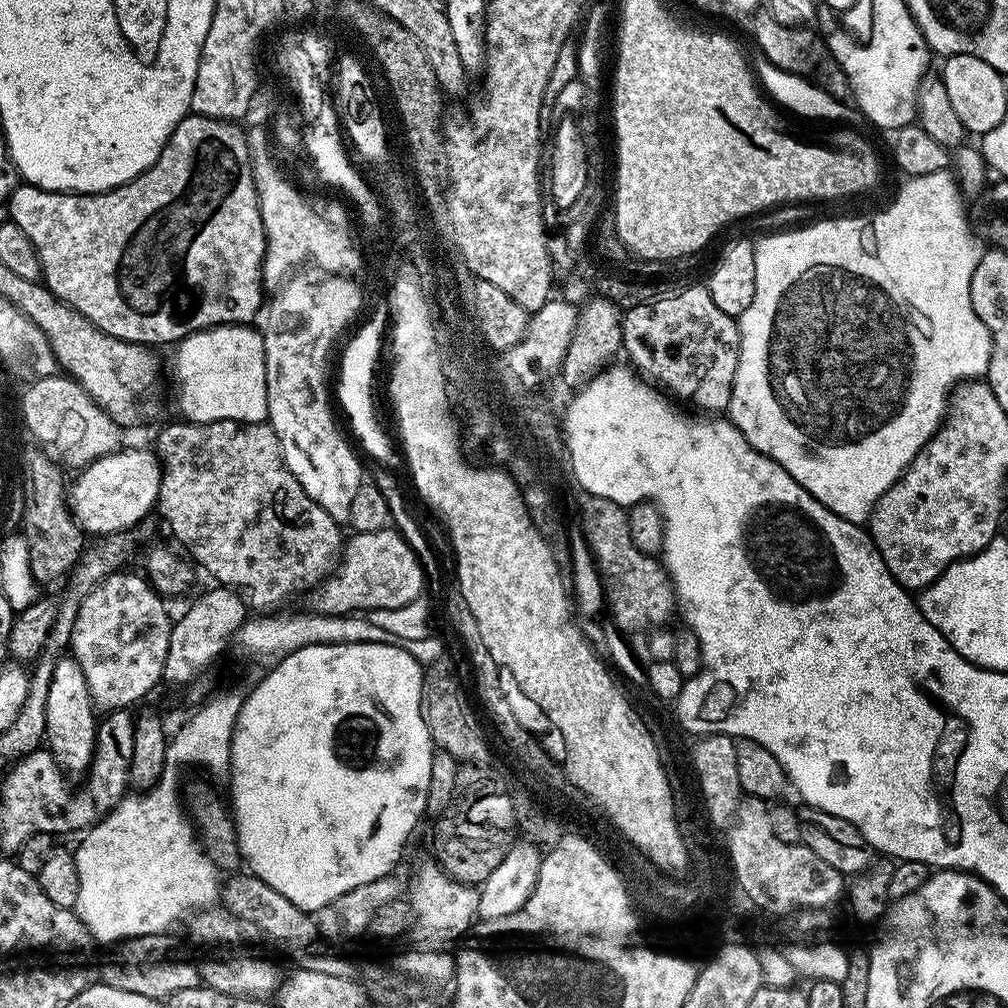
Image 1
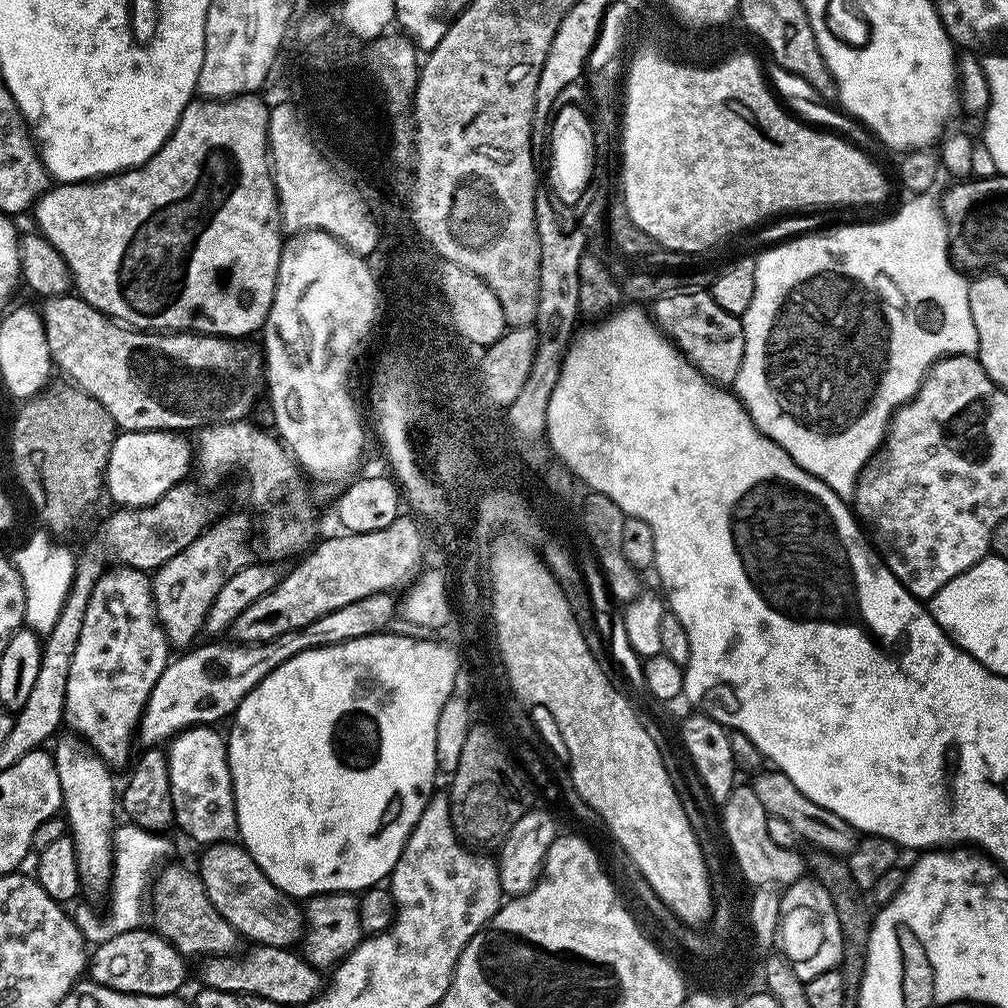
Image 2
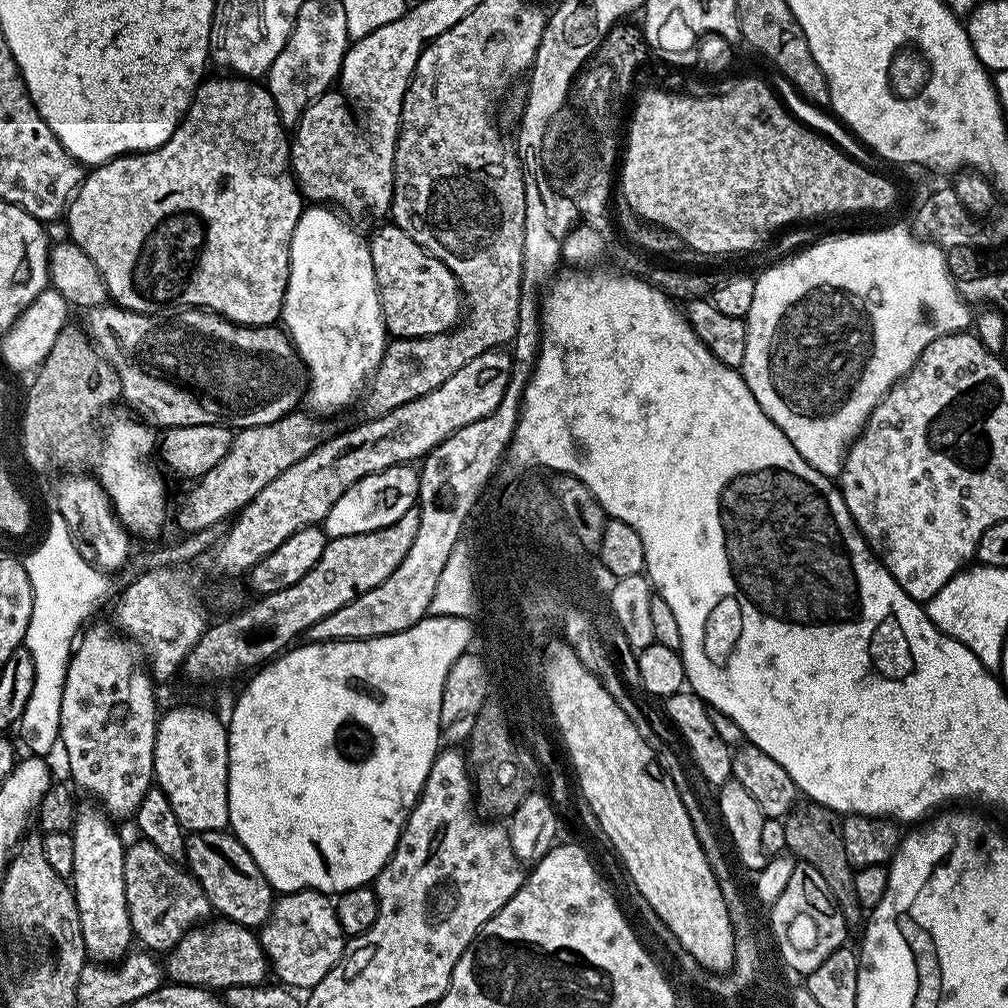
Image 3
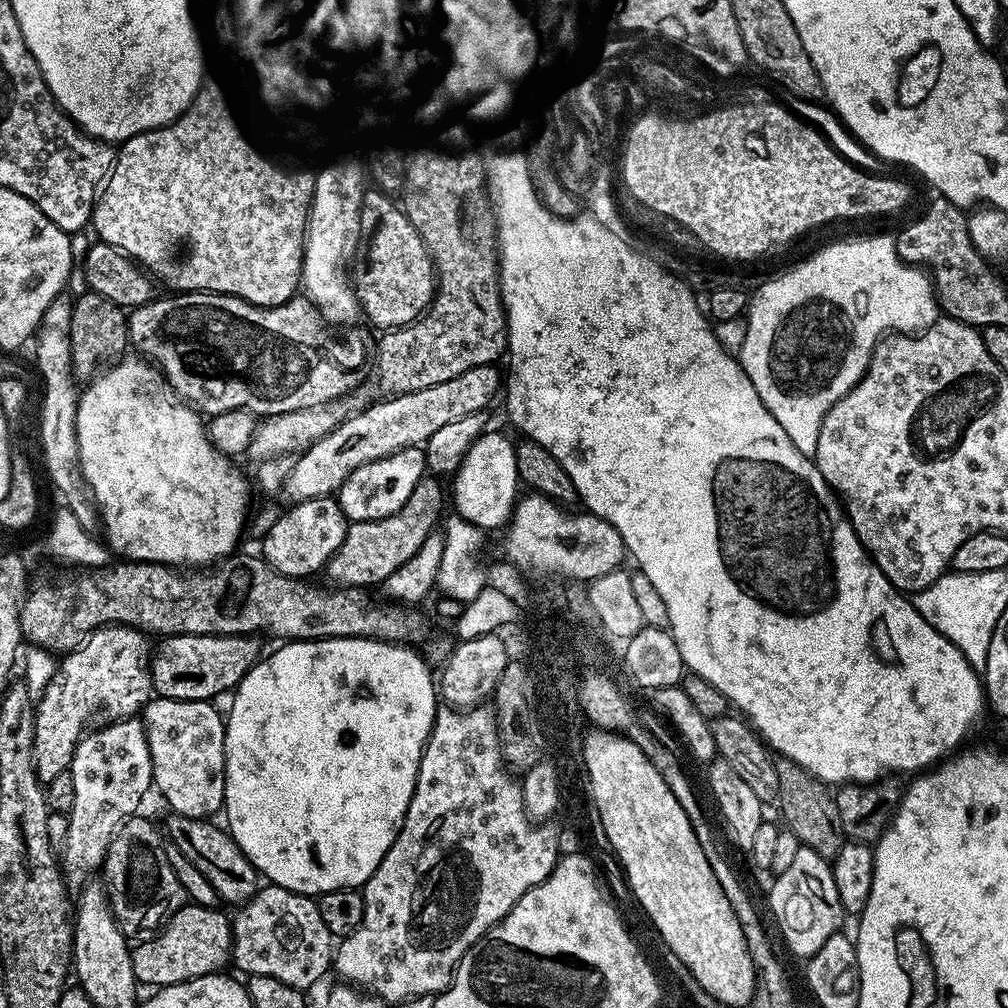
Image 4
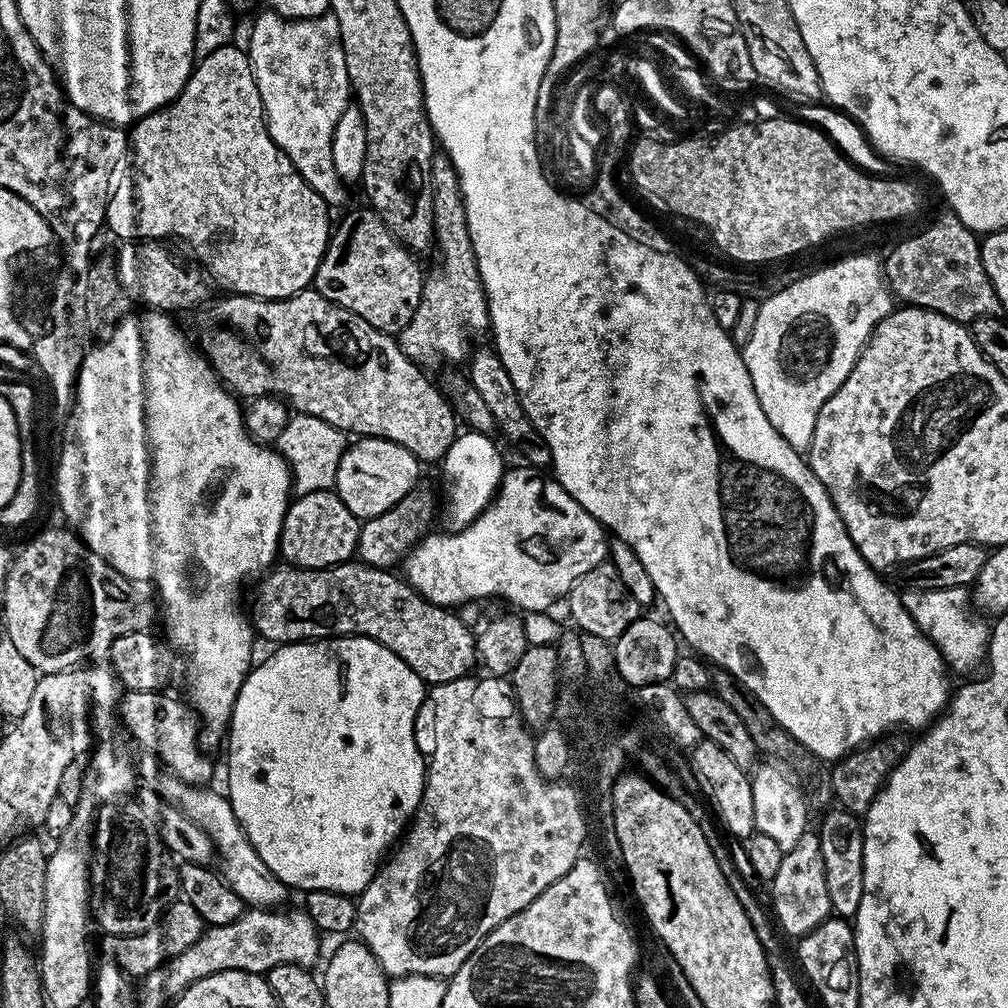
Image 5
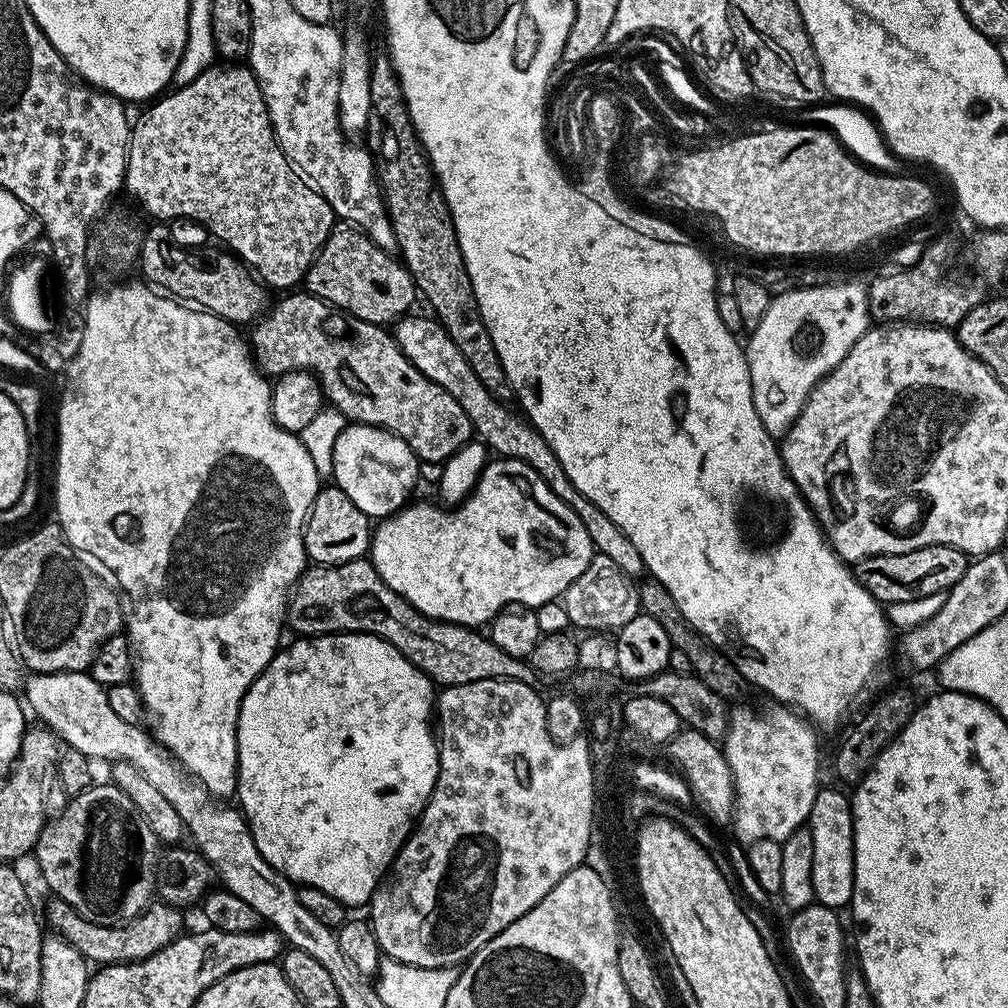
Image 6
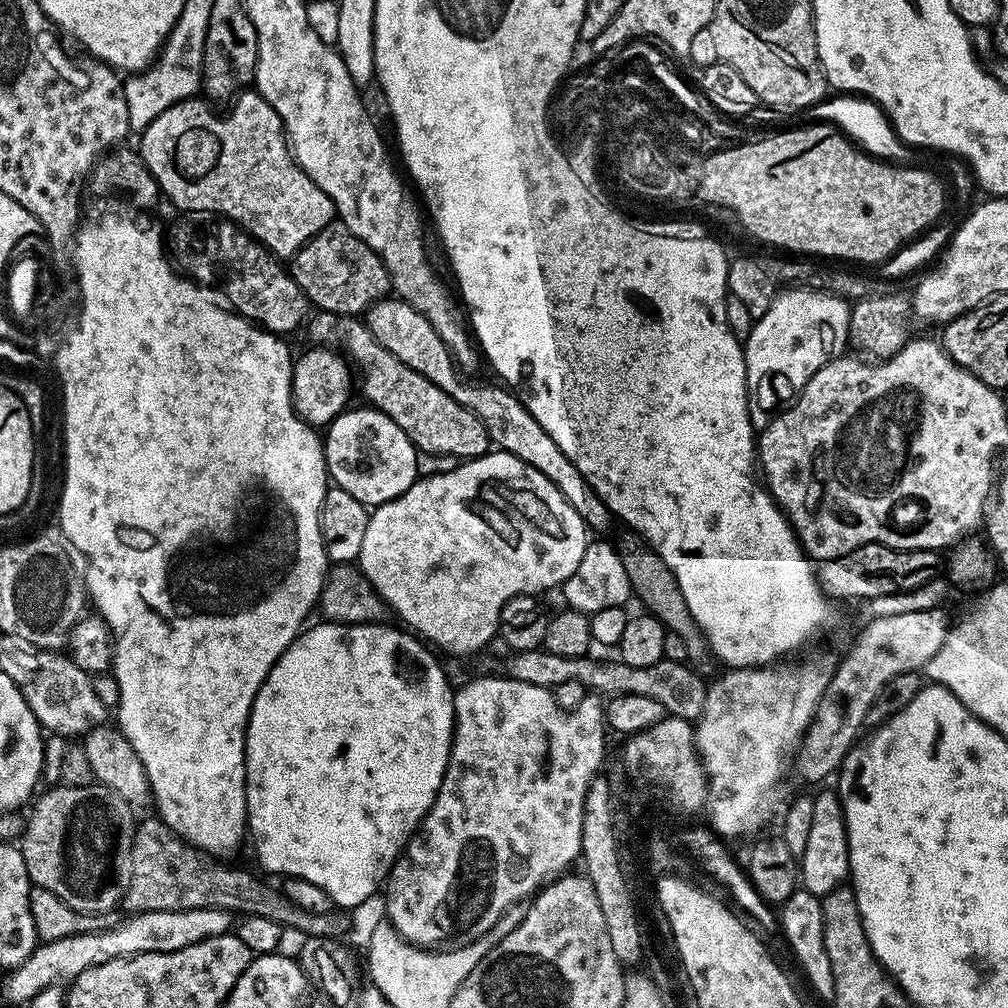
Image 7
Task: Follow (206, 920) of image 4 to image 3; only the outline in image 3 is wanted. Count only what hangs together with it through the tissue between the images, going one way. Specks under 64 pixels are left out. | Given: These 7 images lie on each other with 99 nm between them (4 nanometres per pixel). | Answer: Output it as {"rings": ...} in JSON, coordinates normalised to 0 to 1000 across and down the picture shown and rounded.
{"rings":[[[221,911],[190,920],[165,945],[161,959],[170,975],[207,982],[252,978],[263,975],[268,968],[266,949],[260,942],[257,928],[249,920]]]}

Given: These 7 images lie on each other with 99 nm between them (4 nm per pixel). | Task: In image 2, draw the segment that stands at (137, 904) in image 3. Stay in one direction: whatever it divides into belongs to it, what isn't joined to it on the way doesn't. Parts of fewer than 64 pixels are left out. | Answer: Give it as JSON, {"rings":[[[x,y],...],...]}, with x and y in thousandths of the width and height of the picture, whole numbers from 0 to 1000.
{"rings":[[[168,856],[154,866],[149,878],[149,917],[162,933],[168,933],[184,950],[224,948],[235,943],[236,928],[212,903],[212,895],[204,887],[197,868],[179,857]]]}

